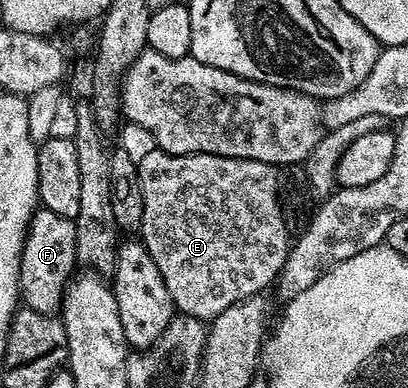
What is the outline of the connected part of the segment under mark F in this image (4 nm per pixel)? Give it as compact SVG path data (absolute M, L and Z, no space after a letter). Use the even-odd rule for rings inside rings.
M36 209L21 252L19 297L22 305L42 314L58 315L63 305L63 294L67 291L67 283L76 273L75 266L77 267L74 221L65 216L57 216L57 212Z

